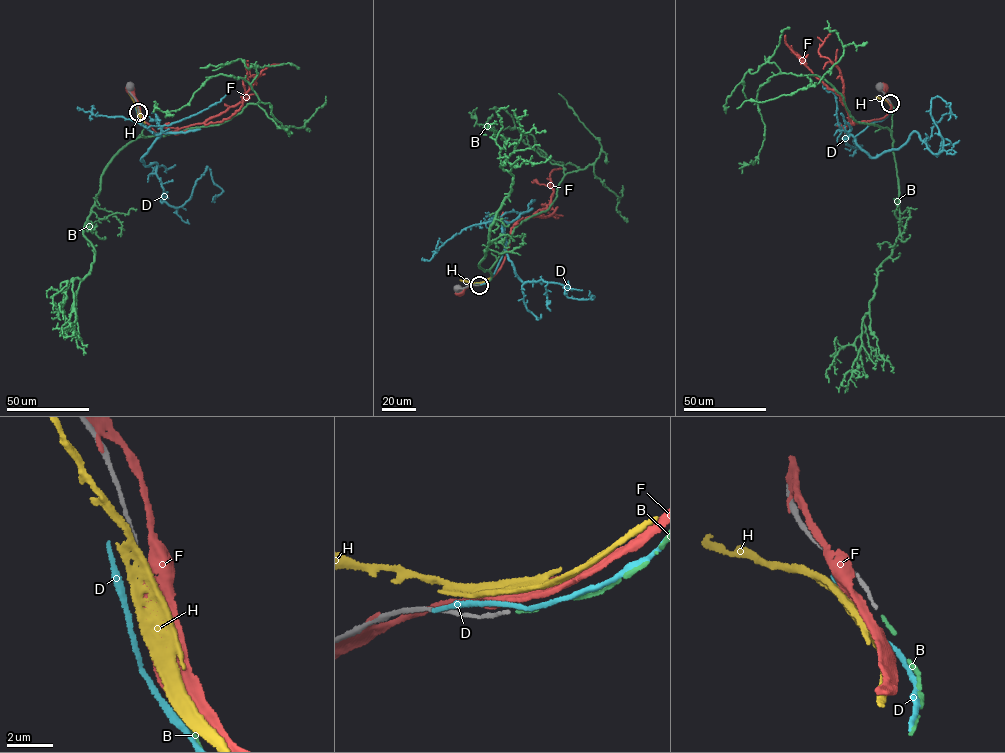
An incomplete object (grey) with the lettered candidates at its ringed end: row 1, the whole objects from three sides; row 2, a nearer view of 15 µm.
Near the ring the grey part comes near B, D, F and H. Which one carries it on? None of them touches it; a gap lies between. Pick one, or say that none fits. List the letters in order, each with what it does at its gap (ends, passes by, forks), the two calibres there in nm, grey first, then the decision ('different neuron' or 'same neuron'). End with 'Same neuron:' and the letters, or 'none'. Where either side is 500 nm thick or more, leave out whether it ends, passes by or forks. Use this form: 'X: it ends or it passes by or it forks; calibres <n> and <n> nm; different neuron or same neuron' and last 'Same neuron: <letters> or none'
B: it ends; calibres 130 and 150 nm; same neuron
D: it passes by; calibres 130 and 200 nm; different neuron
F: calibres 130 and 600 nm; different neuron
H: it passes by; calibres 130 and 400 nm; different neuron
Same neuron: B

